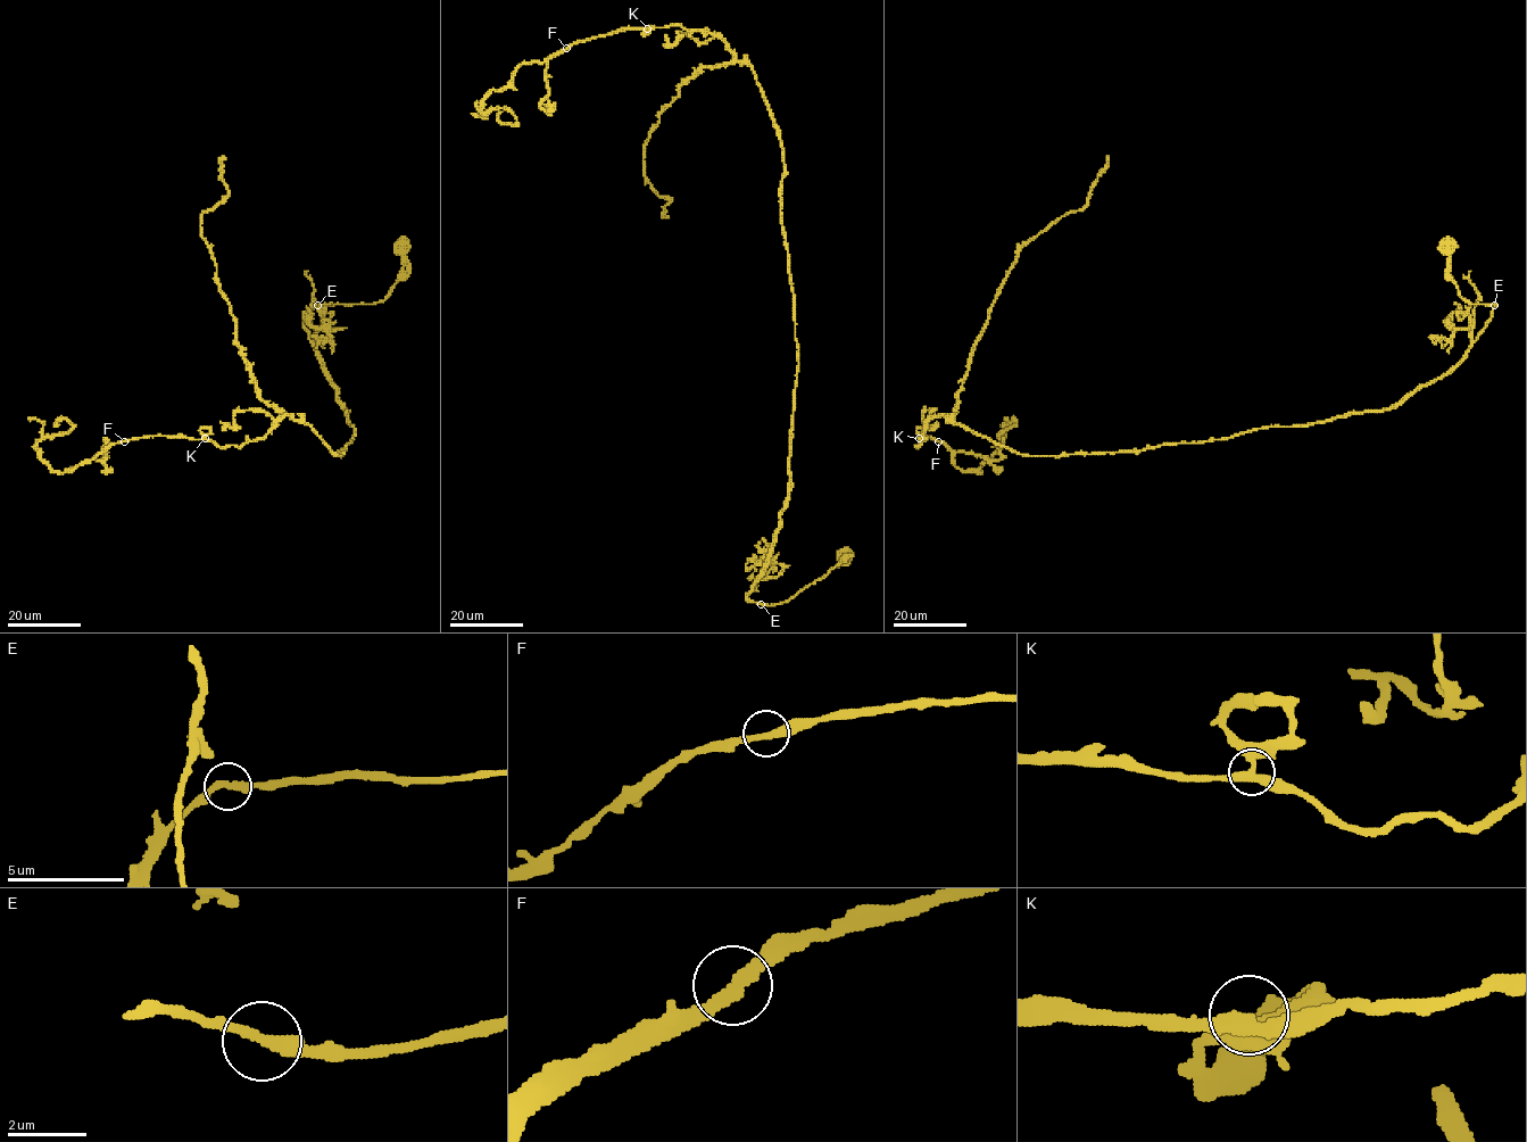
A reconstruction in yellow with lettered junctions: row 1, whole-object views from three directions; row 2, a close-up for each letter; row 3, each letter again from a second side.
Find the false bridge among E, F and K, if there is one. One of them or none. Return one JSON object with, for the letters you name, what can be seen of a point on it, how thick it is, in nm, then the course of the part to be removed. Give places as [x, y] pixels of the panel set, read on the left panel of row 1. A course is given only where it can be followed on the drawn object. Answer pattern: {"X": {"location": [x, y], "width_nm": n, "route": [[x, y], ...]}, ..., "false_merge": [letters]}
{"false_merge": []}

